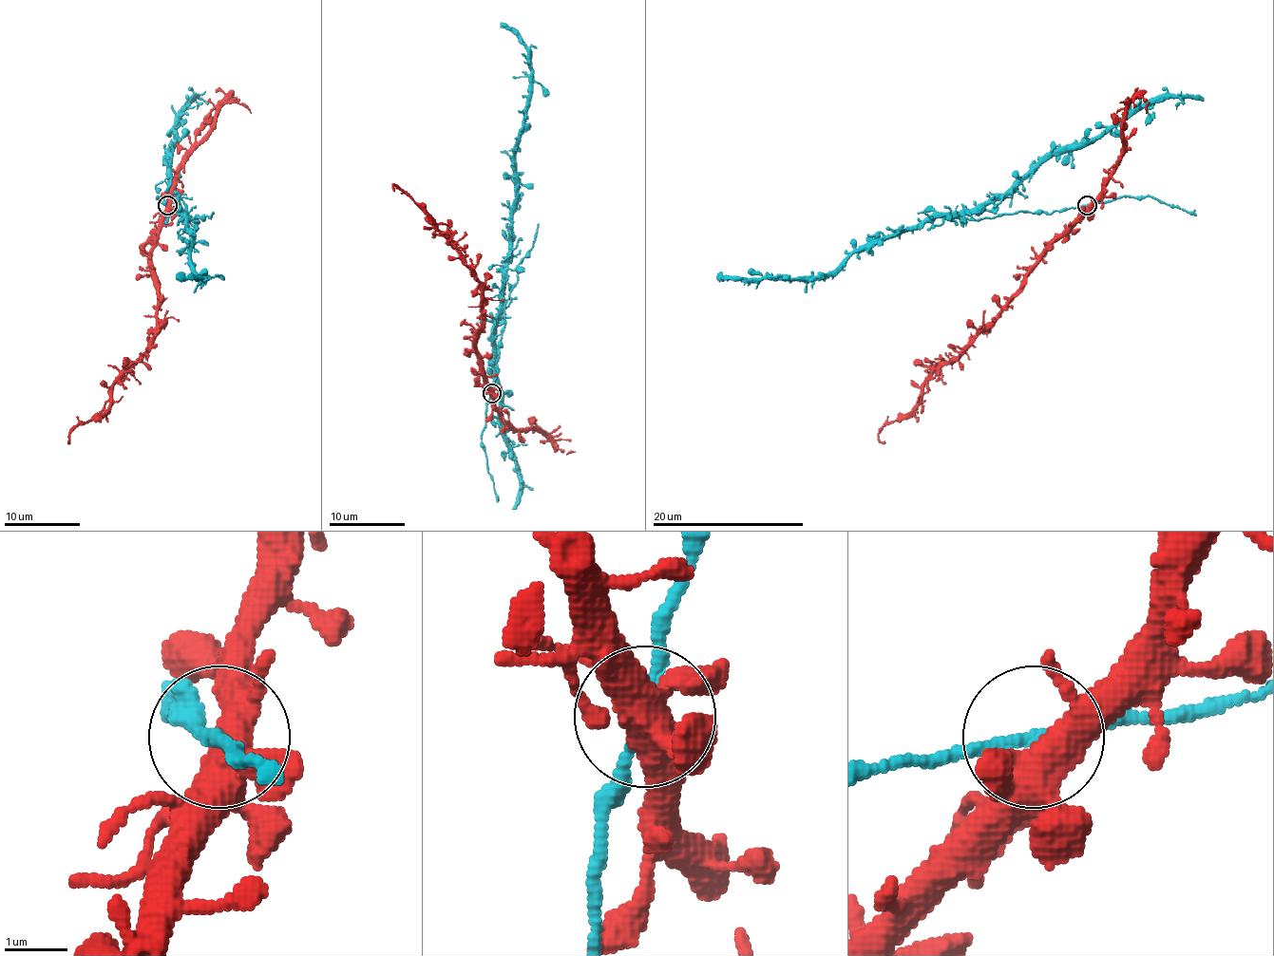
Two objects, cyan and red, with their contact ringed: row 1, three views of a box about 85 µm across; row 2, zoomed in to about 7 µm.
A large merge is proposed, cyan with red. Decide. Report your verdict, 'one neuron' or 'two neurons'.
one neuron

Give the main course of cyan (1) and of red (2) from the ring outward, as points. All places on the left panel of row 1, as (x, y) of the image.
1: (166, 205), (174, 213), (183, 215), (191, 237), (191, 266), (206, 279), (180, 277), (176, 273)
2: (168, 205), (152, 253), (156, 340), (114, 385), (112, 404), (82, 421), (70, 433), (70, 442)

